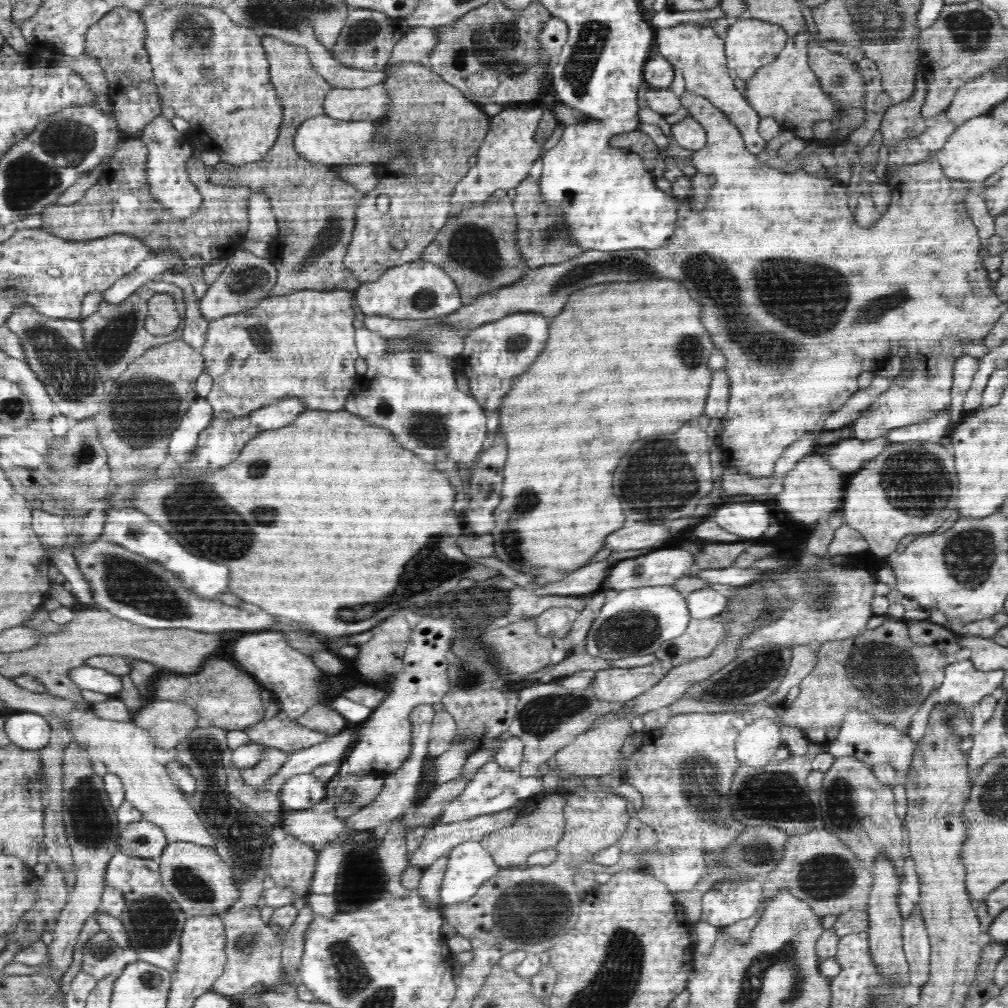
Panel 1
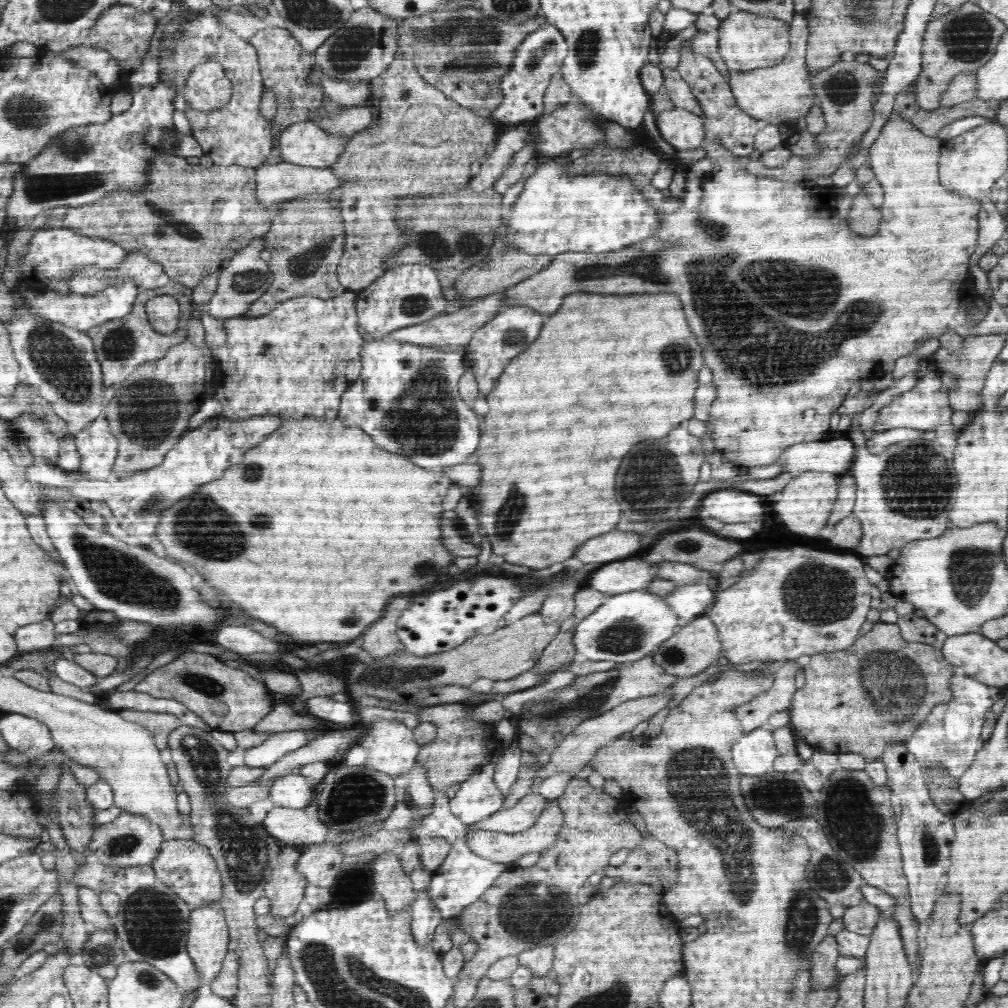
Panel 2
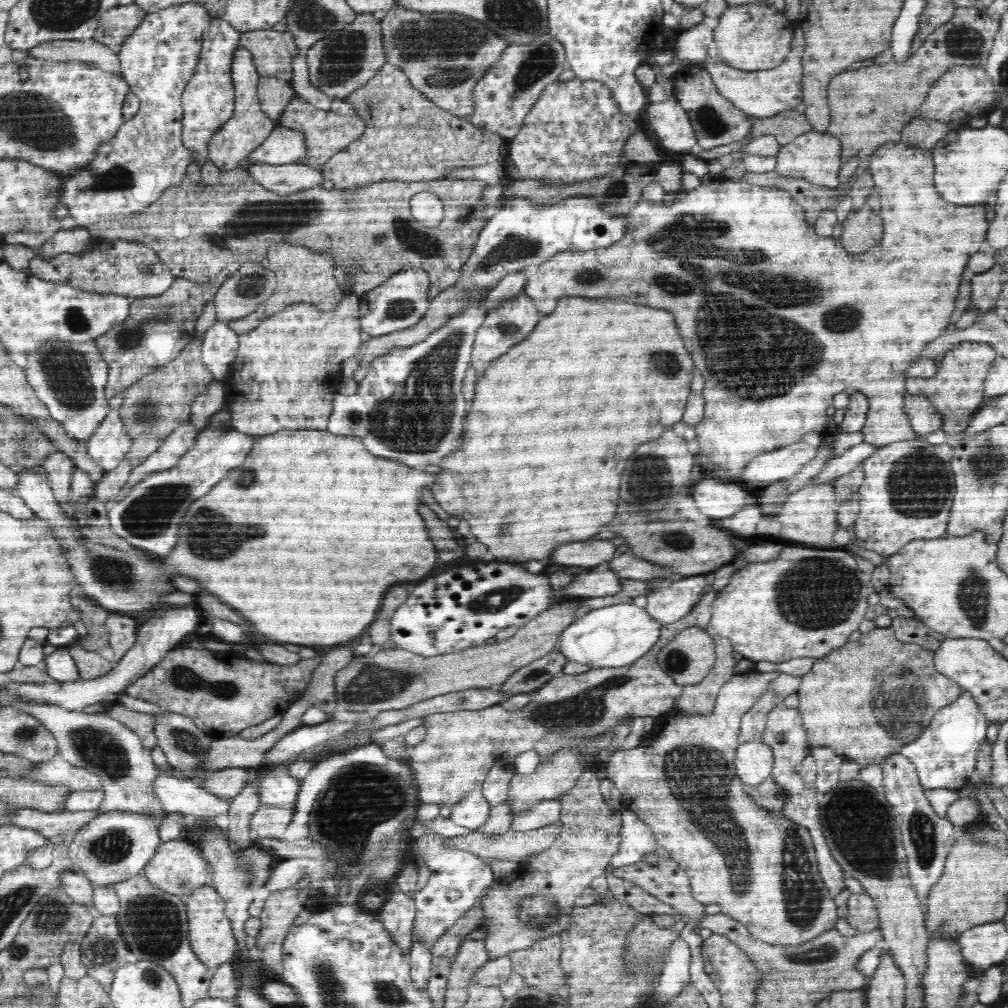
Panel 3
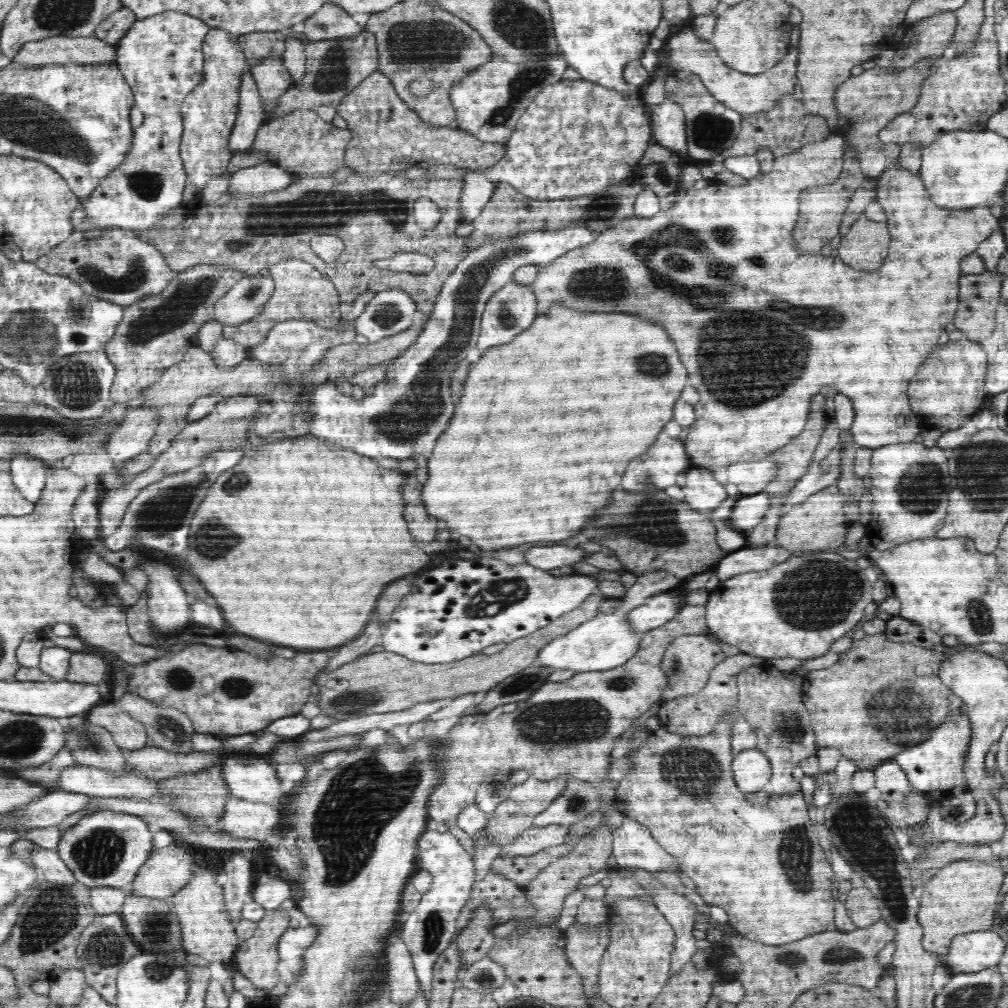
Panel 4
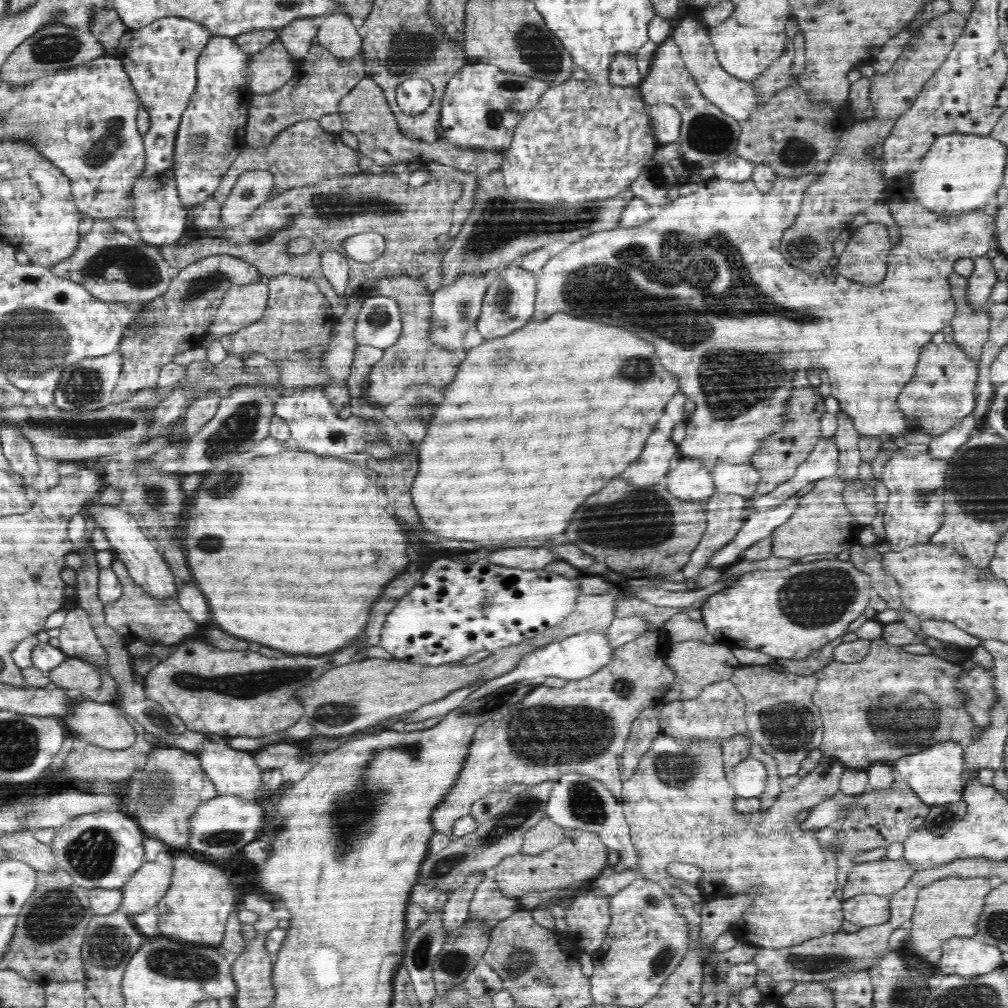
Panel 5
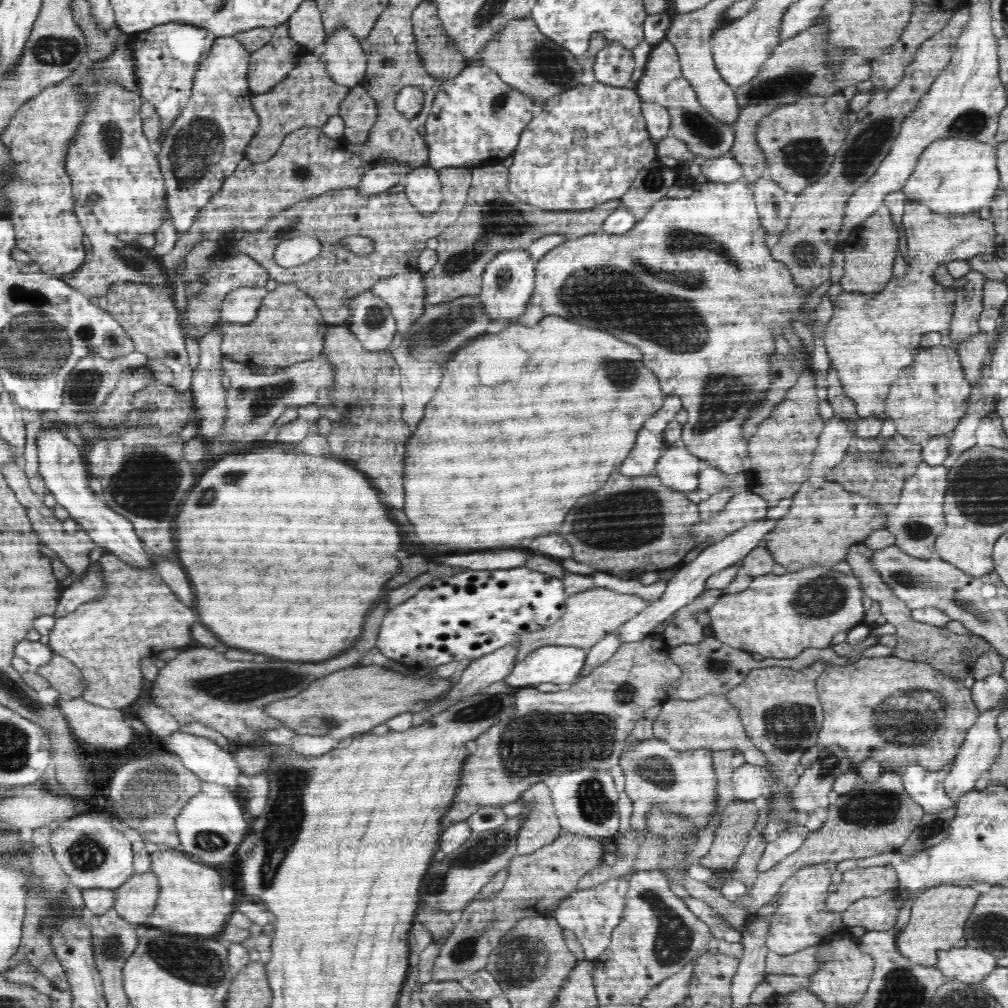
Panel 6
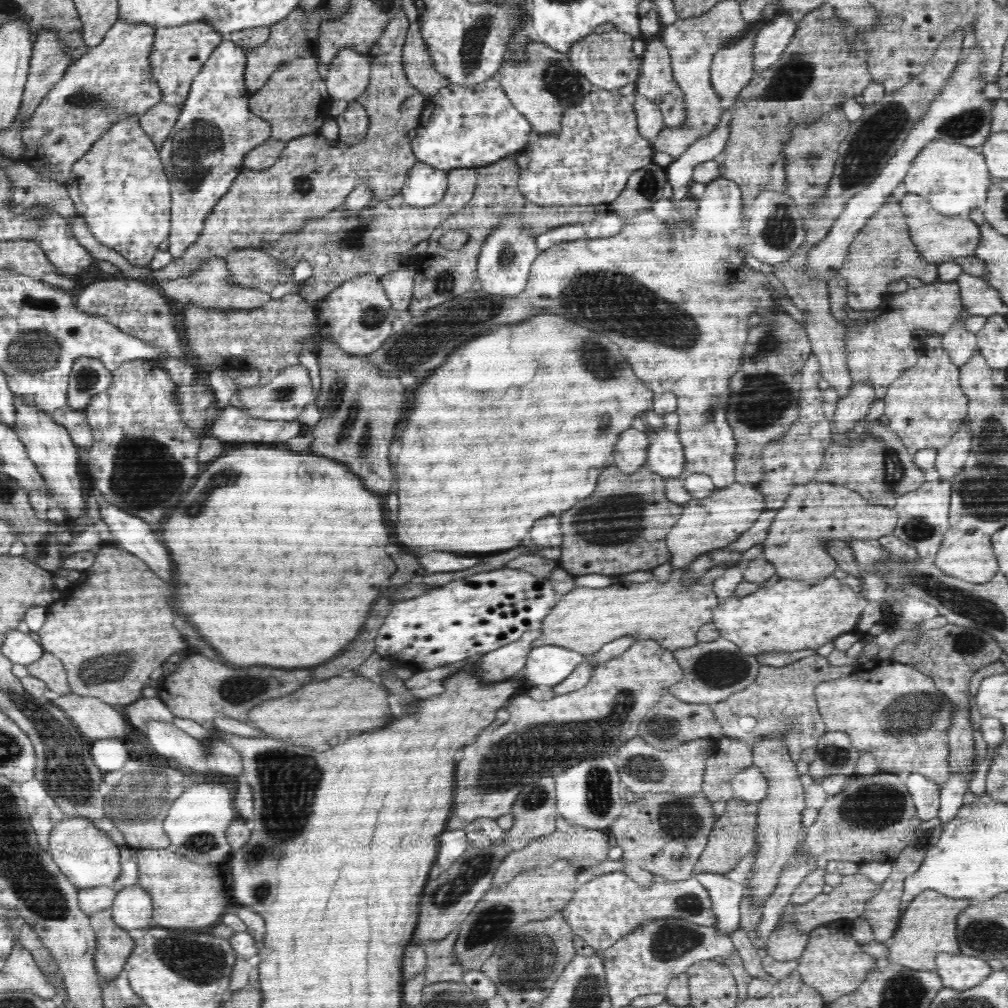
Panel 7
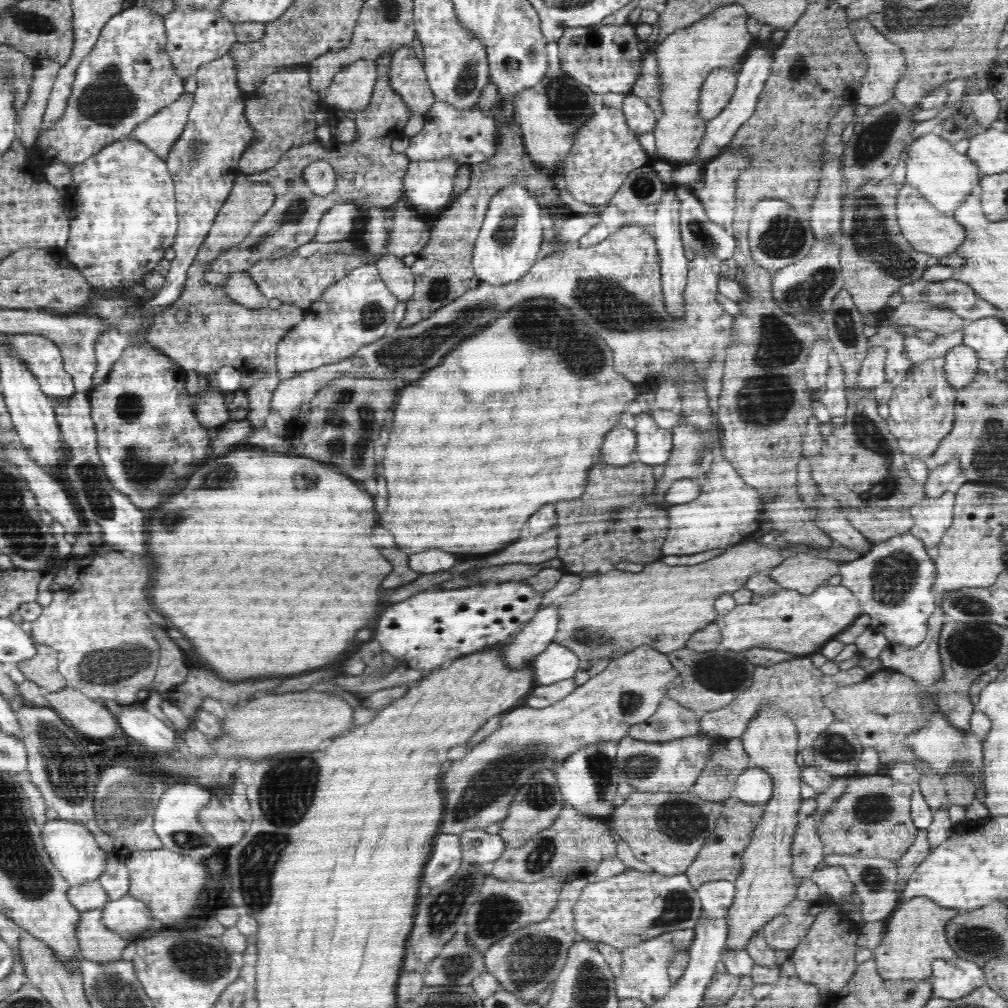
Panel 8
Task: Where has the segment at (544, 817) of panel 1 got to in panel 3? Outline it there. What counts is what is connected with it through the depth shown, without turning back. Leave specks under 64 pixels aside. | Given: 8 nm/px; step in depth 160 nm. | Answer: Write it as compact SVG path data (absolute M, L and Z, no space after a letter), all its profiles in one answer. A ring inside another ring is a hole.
M558 819L556 822L549 823L548 826L542 826L536 830L514 831L510 830L500 836L484 834L483 831L471 831L462 836L455 836L447 839L444 845L450 849L465 850L474 853L484 861L492 860L512 860L512 862L522 862L530 855L536 855L547 848L556 840L556 837L562 830L563 823Z

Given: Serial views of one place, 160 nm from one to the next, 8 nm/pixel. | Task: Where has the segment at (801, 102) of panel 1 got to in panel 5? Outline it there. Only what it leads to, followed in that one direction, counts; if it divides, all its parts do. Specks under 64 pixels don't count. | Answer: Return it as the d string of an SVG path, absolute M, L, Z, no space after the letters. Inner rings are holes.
M684 18L682 22L673 28L671 37L680 48L682 61L686 65L690 74L694 77L695 83L699 86L701 93L706 100L715 104L722 113L732 116L738 122L745 122L750 112L758 104L758 95L755 91L756 86L752 86L750 81L744 81L728 74L719 63L714 46L711 44L708 27L701 22L700 18Z

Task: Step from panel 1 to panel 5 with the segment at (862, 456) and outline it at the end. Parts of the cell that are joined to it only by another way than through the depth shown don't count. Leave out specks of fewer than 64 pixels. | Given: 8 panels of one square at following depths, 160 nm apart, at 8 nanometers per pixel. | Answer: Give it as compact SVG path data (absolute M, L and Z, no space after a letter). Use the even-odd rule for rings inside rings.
M721 462L716 463L712 472L714 488L716 492L726 494L740 494L740 496L752 496L756 492L756 484L760 480L760 471L749 463L742 463L740 466Z

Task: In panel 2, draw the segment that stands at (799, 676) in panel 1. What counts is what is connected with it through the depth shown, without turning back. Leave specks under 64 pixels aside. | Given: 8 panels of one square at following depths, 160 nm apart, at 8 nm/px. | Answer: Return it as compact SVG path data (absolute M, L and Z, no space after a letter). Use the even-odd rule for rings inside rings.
M796 660L782 662L773 672L772 686L765 693L732 708L745 733L767 726L770 716L790 709L796 692L795 674L802 668Z

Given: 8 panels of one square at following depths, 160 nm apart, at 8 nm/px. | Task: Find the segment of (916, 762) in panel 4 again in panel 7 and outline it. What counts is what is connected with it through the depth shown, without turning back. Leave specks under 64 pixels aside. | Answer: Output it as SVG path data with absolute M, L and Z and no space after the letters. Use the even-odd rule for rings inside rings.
M917 772L907 773L903 777L905 785L913 798L918 818L921 821L936 818L940 806L939 786Z

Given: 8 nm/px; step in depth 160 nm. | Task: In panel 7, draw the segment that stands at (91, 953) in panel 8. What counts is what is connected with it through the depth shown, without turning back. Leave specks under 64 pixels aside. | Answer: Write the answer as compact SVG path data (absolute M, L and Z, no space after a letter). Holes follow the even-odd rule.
M111 908L89 915L89 921L96 933L96 971L104 980L114 980L124 971L136 942L113 921Z

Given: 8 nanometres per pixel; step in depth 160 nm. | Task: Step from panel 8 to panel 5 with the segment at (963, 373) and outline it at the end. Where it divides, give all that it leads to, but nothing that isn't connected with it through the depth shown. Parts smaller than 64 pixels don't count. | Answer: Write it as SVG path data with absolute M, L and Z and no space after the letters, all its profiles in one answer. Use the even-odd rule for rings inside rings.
M997 248L990 250L984 256L974 258L974 270L967 276L968 300L973 310L988 308L990 305L989 296L998 281L991 258L998 254L1000 251Z

